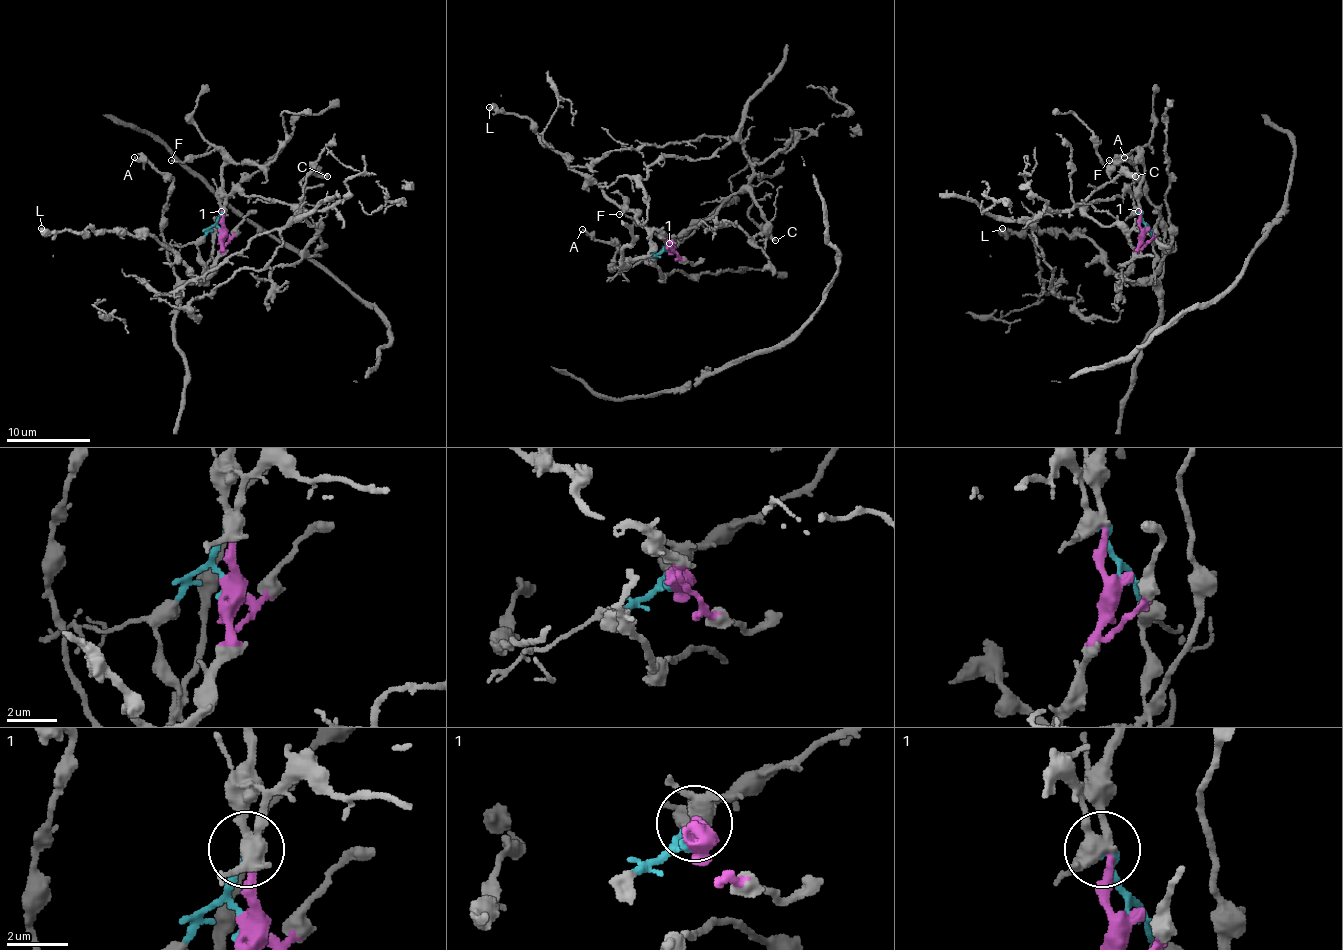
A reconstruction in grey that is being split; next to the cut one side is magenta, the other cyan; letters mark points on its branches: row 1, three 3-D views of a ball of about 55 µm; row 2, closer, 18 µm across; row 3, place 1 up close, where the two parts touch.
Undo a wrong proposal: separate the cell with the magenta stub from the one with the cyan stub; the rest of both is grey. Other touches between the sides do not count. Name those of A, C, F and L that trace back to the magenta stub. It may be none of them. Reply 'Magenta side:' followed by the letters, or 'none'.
Magenta side: A, F, L

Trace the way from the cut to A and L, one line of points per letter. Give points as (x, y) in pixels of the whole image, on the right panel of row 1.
A: (1144, 231), (1144, 244), (1125, 278), (1155, 282), (1163, 273), (1163, 217), (1151, 202), (1134, 162), (1123, 156)
L: (1144, 231), (1142, 248), (1123, 280), (1088, 238), (1042, 231), (1037, 227), (1012, 231), (1002, 227)

